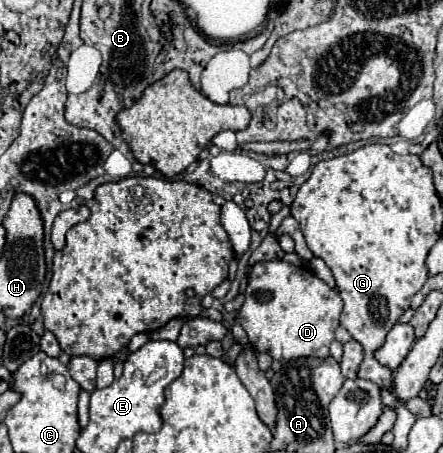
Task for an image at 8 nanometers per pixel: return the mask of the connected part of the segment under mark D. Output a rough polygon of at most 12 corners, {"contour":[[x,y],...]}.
{"contour":[[253,265],[239,323],[281,363],[329,357],[343,301],[307,267]]}

